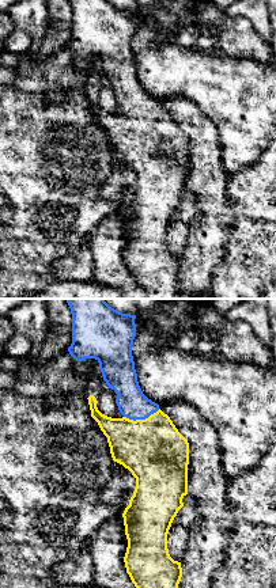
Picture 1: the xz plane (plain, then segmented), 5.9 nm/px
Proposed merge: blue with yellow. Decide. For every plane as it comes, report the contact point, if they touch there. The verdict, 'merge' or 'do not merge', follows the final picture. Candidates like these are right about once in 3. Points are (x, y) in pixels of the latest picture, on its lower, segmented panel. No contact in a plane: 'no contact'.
contact (142, 418)

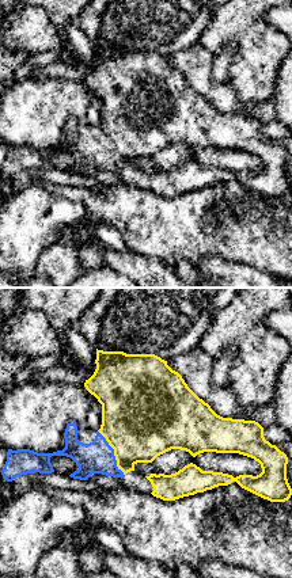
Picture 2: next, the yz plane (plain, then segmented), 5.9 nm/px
contact (113, 453)

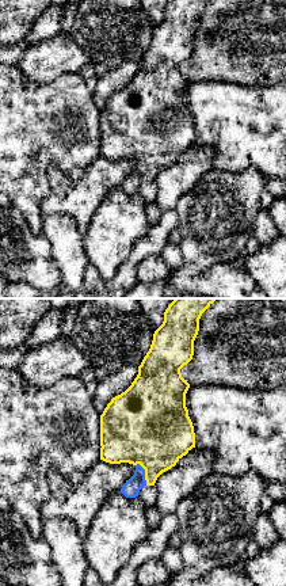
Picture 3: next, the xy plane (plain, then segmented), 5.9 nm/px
contact (144, 472)

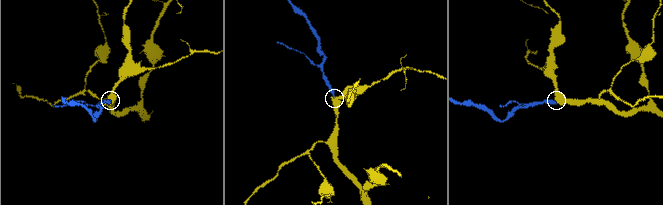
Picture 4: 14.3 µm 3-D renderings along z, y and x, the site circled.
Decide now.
merge

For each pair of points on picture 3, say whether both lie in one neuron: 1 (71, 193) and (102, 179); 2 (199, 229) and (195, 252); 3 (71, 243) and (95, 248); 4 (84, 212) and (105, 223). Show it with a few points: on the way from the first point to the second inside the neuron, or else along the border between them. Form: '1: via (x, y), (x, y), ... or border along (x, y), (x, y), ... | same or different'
1: via (79, 193), (87, 193), (94, 186) | same
2: via (199, 235), (197, 247) | same
3: border along (82, 235), (84, 254), (90, 262) | different
4: border along (107, 198), (98, 208), (83, 235) | different

